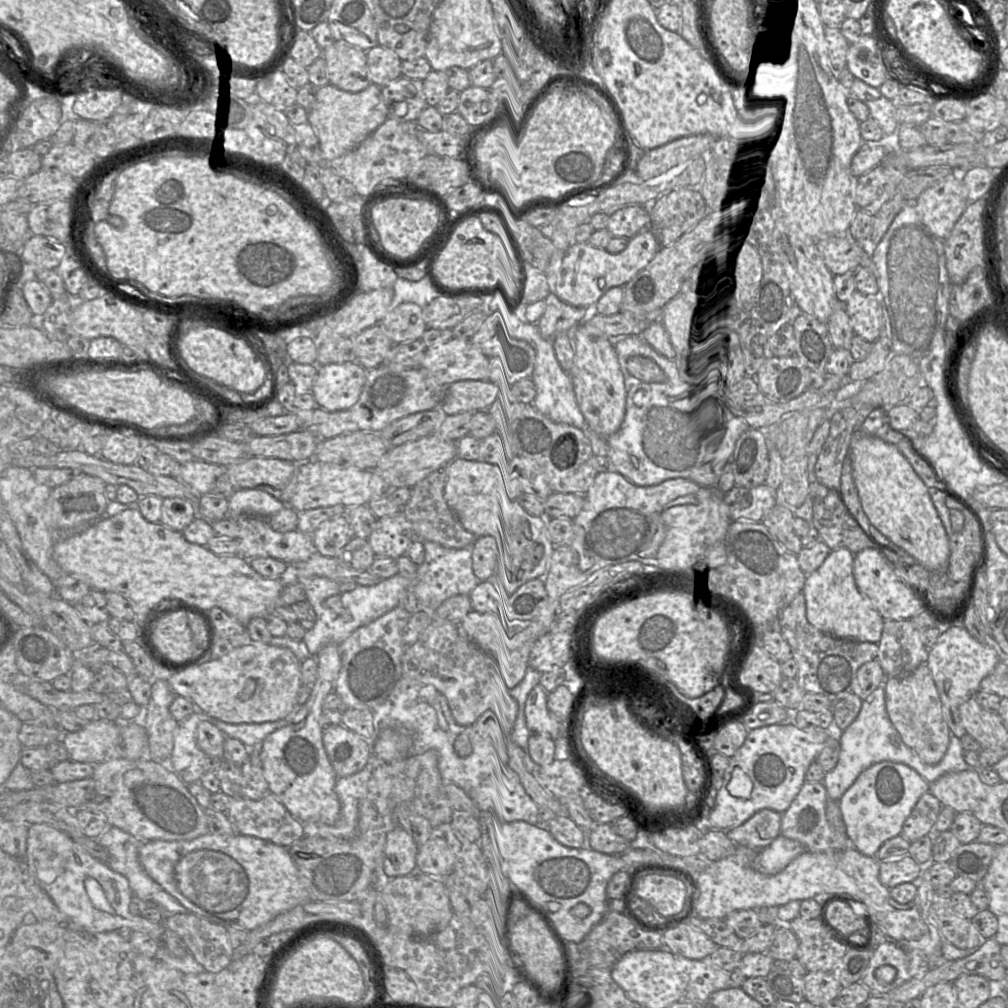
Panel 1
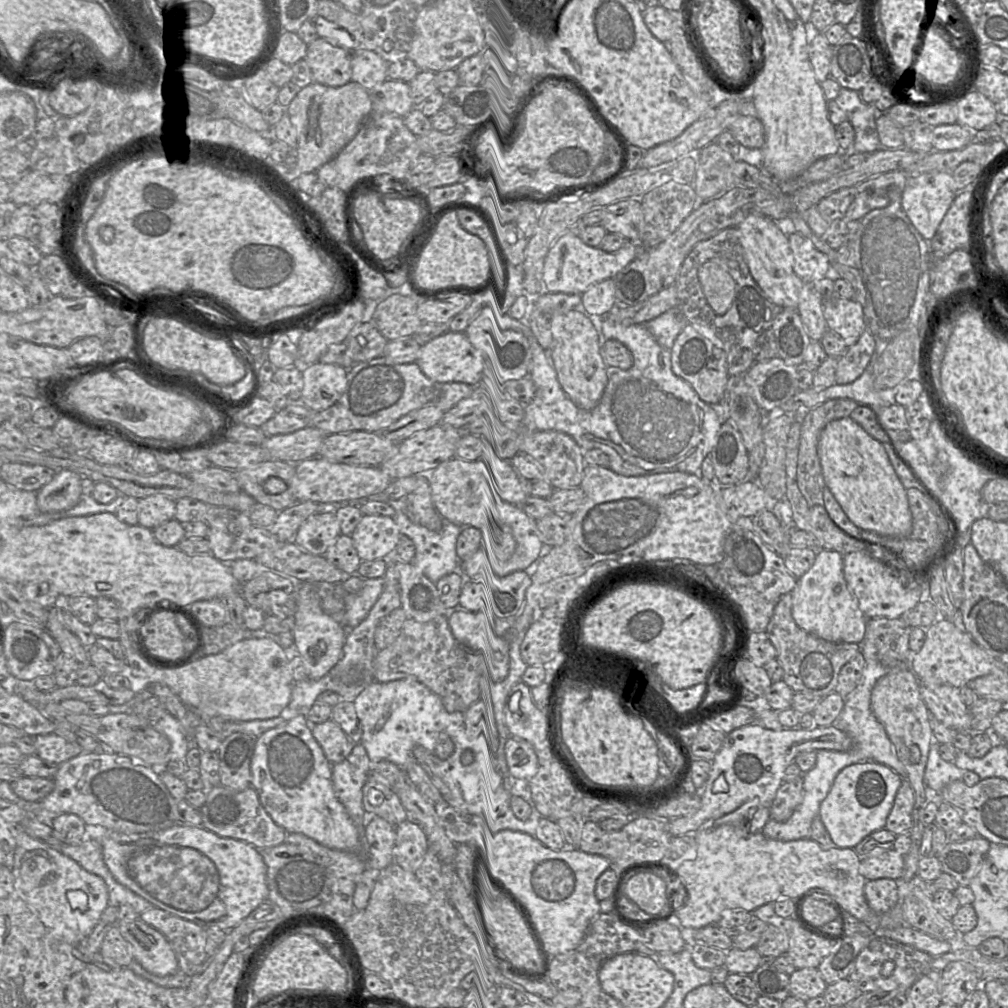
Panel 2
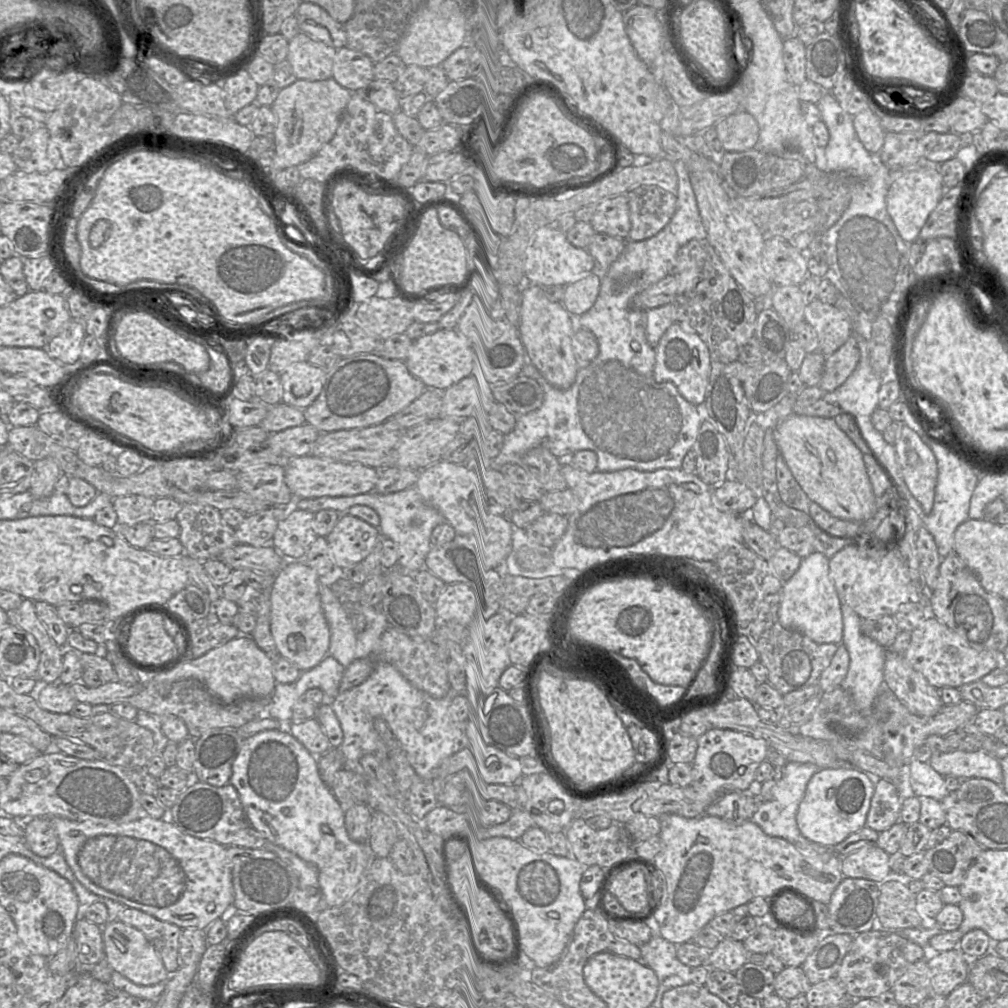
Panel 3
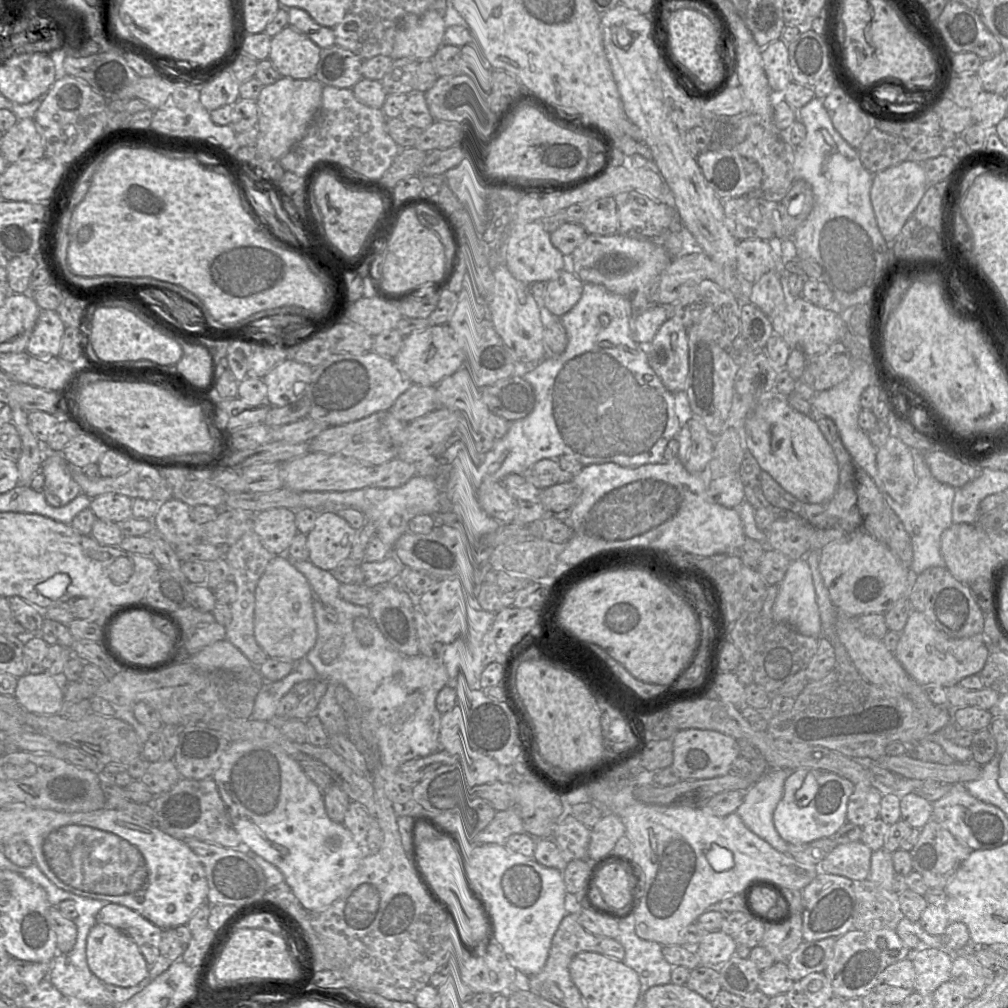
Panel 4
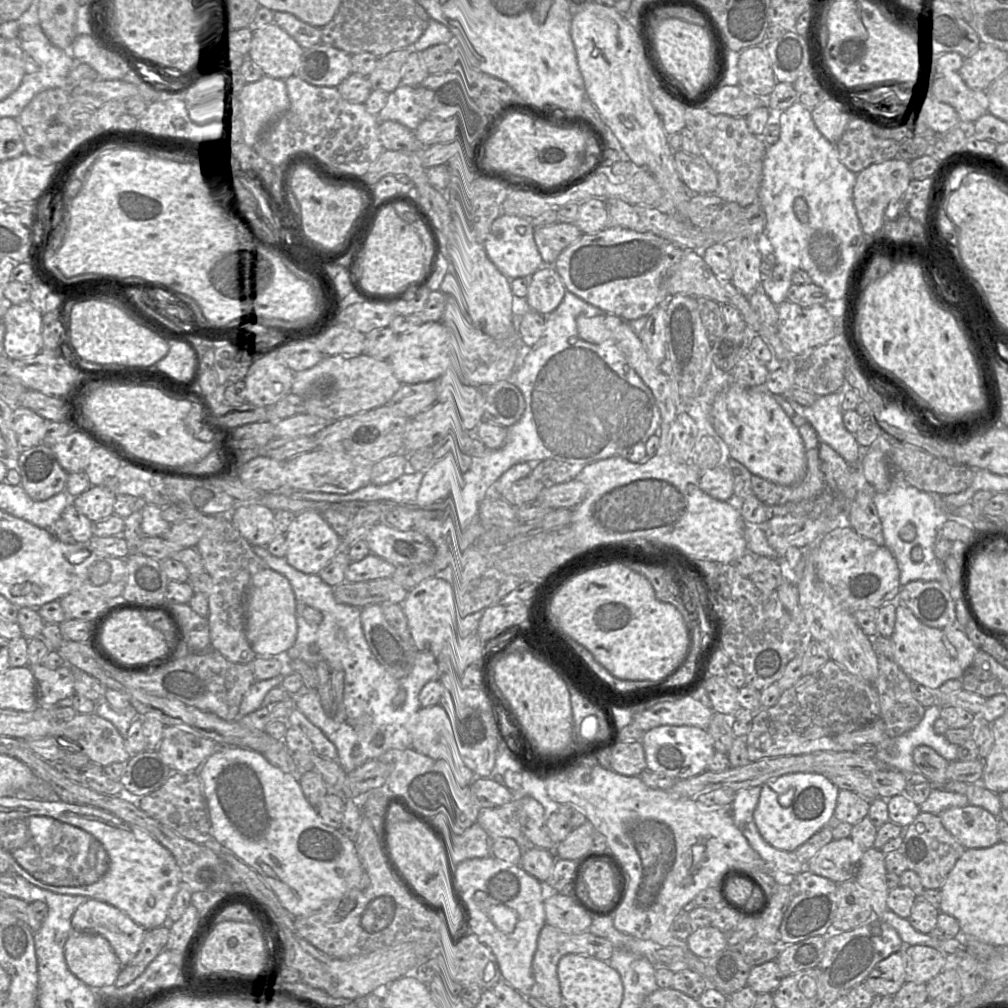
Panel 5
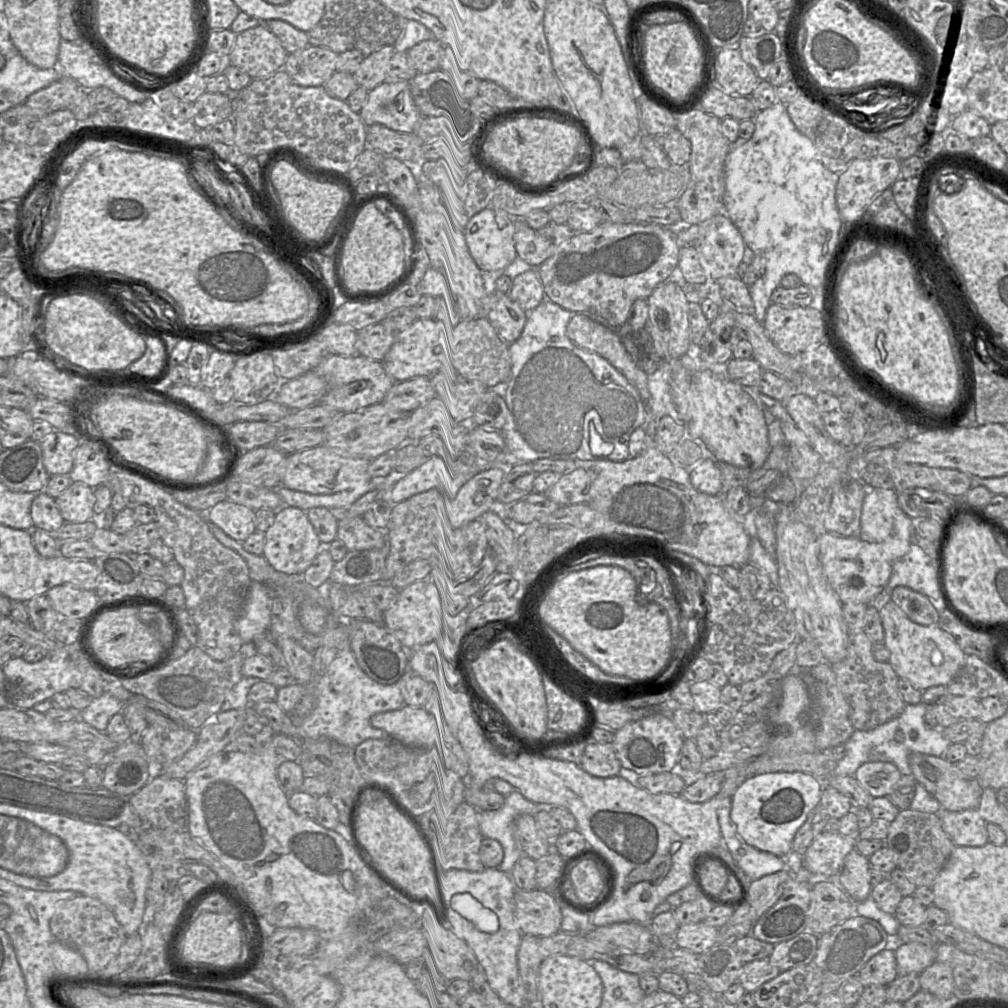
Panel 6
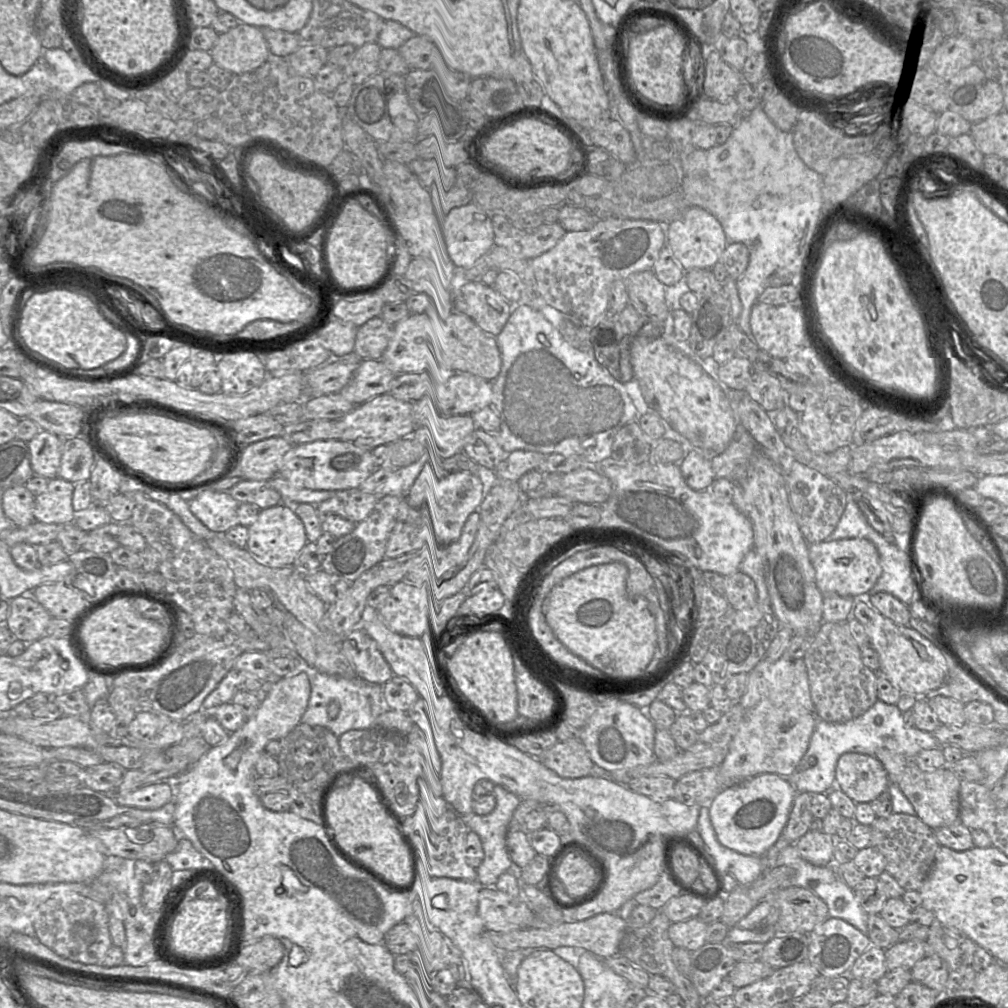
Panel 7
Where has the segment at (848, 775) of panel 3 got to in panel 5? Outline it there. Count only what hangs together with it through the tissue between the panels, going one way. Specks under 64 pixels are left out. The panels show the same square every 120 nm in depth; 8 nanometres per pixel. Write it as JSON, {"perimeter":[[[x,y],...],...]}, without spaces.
{"perimeter":[[[792,773],[761,786],[753,818],[763,839],[773,847],[792,852],[833,820],[839,789],[825,775]]]}

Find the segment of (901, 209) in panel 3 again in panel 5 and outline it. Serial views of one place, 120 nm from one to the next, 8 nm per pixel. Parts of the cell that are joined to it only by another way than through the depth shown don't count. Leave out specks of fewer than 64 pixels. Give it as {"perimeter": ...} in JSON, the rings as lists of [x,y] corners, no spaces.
{"perimeter":[[[894,158],[881,163],[872,164],[857,174],[856,182],[853,189],[853,202],[857,212],[857,216],[861,223],[865,235],[869,238],[878,239],[881,236],[875,236],[885,223],[885,211],[893,202],[902,199],[909,183],[913,179],[910,161],[900,158]]]}

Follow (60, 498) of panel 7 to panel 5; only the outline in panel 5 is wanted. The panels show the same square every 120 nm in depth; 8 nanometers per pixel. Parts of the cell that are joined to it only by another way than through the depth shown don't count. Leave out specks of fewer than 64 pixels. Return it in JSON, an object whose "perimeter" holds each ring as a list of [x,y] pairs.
{"perimeter":[[[90,486],[72,500],[74,507],[92,522],[114,514],[116,495],[103,486]]]}

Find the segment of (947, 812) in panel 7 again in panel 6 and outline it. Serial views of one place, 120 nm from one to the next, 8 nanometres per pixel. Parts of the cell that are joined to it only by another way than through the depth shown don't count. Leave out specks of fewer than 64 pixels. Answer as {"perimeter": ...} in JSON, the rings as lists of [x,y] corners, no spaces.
{"perimeter":[[[912,753],[911,775],[941,804],[942,811],[976,809],[983,788],[942,757]]]}

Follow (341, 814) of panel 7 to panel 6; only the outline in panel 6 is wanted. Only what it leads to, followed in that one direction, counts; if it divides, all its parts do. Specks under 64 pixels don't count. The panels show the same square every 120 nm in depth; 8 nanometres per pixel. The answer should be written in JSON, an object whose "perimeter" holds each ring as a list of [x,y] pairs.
{"perimeter":[[[371,790],[362,797],[352,823],[357,842],[367,851],[376,867],[418,899],[431,903],[442,924],[443,906],[435,857],[417,827],[384,795]]]}

